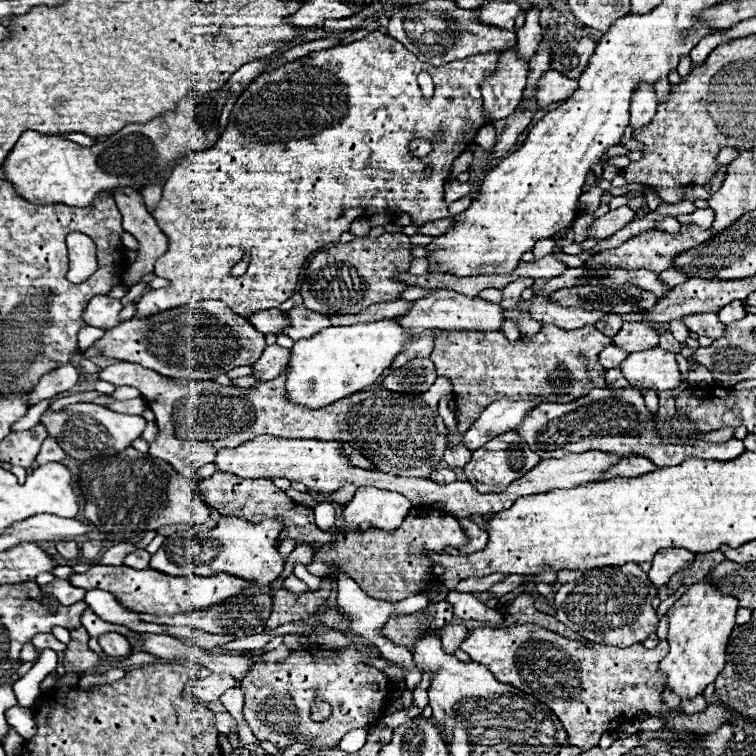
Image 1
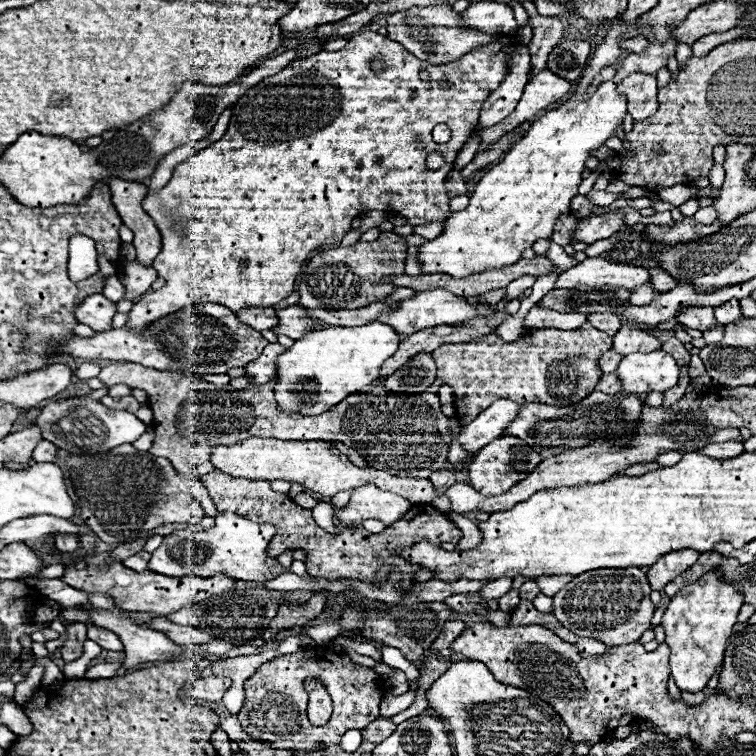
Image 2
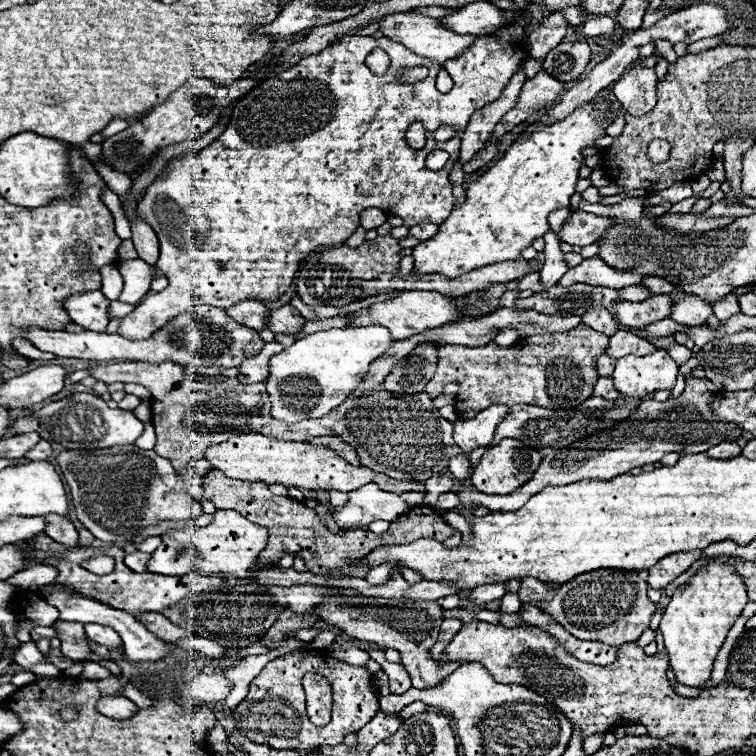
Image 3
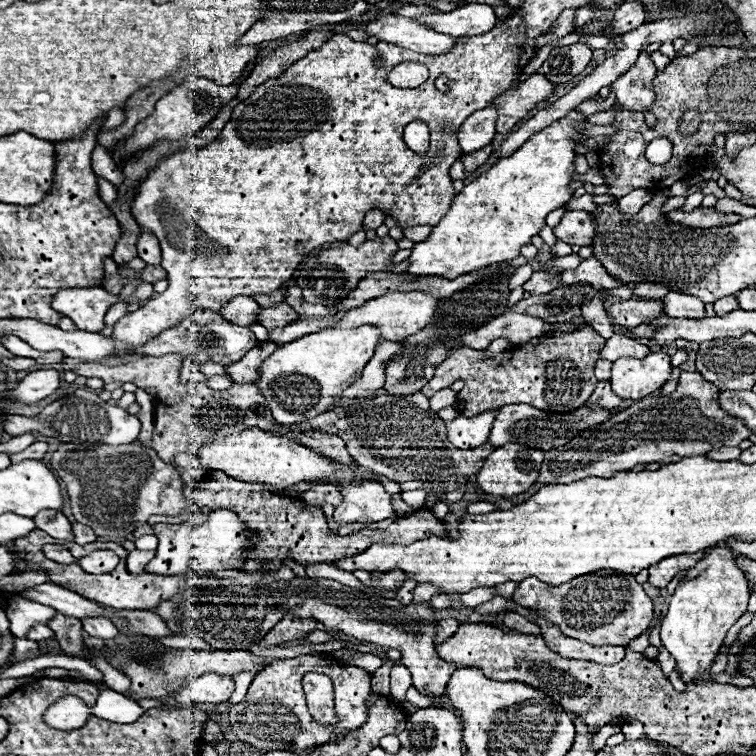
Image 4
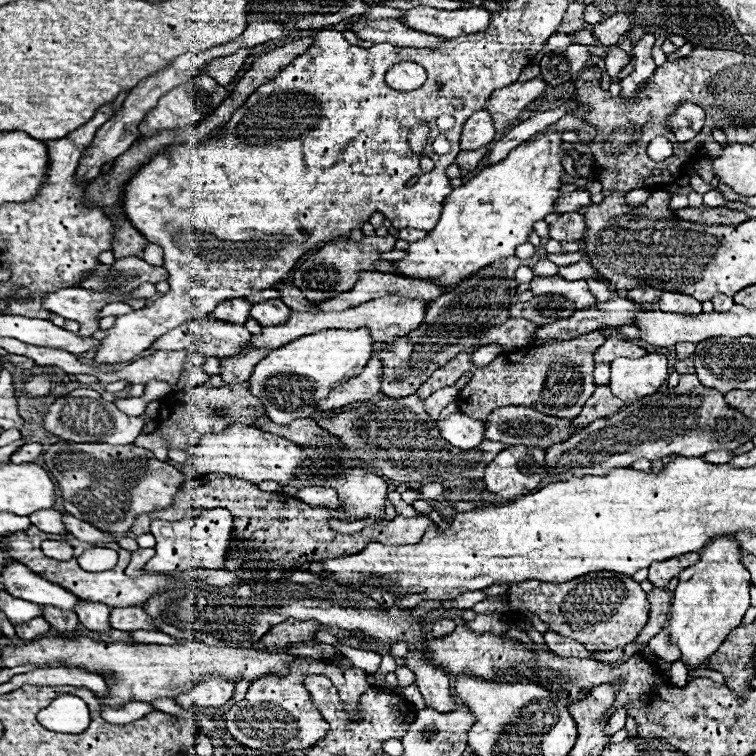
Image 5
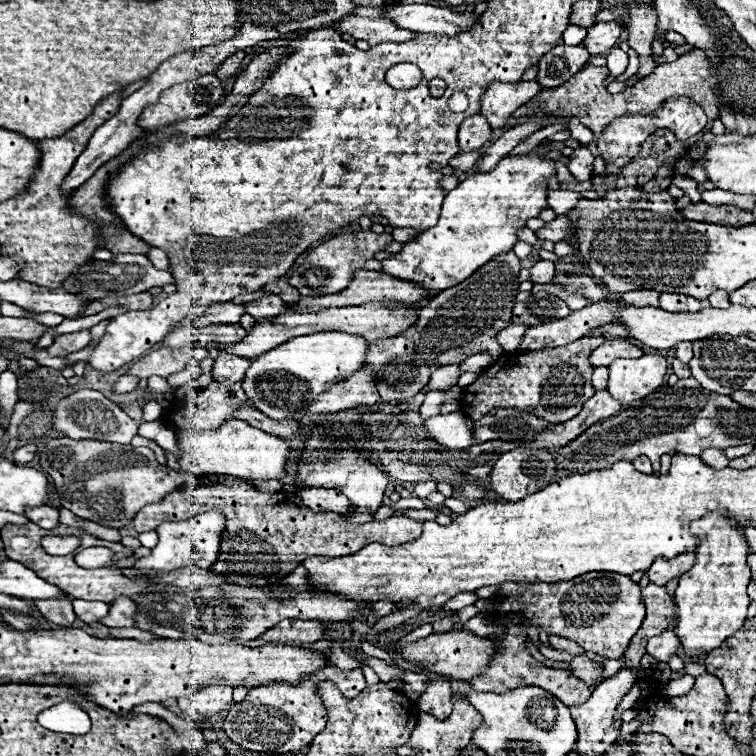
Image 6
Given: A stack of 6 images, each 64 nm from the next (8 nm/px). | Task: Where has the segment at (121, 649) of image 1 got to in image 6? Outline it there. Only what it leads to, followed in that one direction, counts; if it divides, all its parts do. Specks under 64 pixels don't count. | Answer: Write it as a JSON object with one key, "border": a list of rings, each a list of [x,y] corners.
{"border":[[[72,600],[74,604],[74,612],[76,616],[84,622],[84,624],[100,624],[100,620],[109,612],[109,605],[103,602],[80,600]]]}

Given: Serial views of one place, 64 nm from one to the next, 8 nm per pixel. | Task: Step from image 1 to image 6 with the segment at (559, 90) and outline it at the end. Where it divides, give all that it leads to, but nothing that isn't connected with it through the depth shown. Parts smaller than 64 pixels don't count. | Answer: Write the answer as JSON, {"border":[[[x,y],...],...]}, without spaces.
{"border":[[[536,80],[516,84],[504,84],[504,82],[490,84],[482,96],[480,112],[488,118],[492,128],[502,128],[508,122],[508,118],[522,104],[530,102],[540,90],[542,86]]]}

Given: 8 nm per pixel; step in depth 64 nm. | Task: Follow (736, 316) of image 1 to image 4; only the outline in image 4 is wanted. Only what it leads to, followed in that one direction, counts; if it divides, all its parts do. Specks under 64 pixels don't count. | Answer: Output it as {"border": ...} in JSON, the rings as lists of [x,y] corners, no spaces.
{"border":[[[724,296],[724,298],[720,298],[720,300],[714,302],[714,312],[716,312],[718,316],[724,316],[724,314],[736,310],[736,308],[738,308],[736,296]]]}

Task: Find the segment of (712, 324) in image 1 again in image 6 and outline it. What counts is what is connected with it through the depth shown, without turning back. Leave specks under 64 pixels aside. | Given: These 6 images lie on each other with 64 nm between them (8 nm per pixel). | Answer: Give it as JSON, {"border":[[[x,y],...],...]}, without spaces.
{"border":[[[664,292],[664,294],[660,294],[660,308],[668,310],[668,312],[698,312],[698,310],[702,310],[702,304],[700,304],[700,300],[686,296],[686,294]]]}

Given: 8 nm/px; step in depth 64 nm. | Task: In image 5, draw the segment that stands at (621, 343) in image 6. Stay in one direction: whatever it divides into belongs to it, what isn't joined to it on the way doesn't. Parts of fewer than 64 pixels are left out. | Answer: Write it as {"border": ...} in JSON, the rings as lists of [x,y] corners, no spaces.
{"border":[[[608,338],[608,340],[594,352],[594,360],[596,360],[596,364],[600,364],[600,362],[612,362],[612,360],[616,360],[616,358],[620,358],[620,356],[624,356],[624,358],[640,358],[640,356],[644,356],[644,354],[646,354],[646,350],[640,348],[640,346],[636,346],[636,344],[632,344],[630,340]]]}

